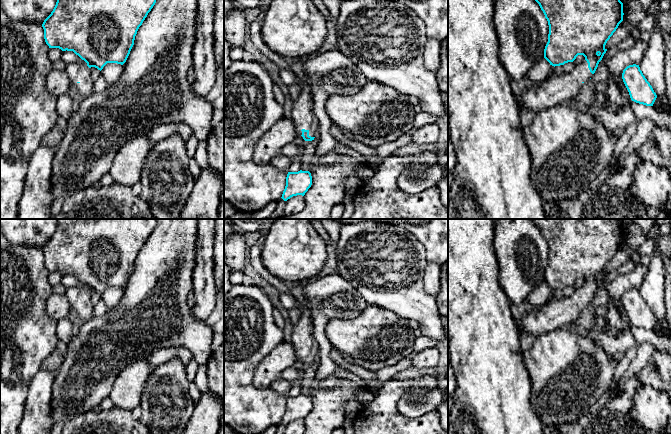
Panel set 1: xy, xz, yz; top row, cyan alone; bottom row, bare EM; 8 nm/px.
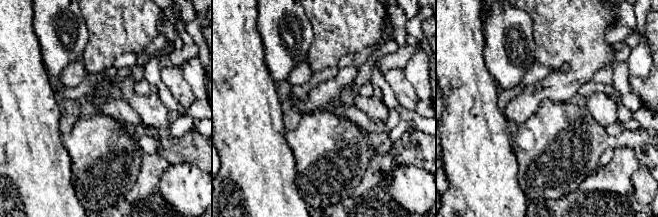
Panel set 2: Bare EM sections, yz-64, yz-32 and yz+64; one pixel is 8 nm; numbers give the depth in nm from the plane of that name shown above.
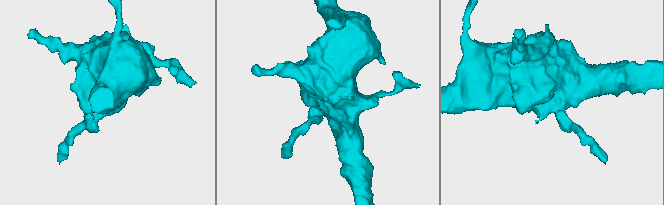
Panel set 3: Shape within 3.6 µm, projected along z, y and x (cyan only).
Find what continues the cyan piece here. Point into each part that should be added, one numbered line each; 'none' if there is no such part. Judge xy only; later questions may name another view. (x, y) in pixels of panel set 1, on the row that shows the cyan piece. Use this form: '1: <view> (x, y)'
1: xy (76, 72)

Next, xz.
1: xz (303, 117)

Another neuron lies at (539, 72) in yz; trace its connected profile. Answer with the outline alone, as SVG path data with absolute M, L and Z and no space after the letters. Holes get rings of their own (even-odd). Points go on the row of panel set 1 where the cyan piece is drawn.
M545 58L537 61L529 70L527 78L533 83L545 81L551 75L554 66L552 66Z

